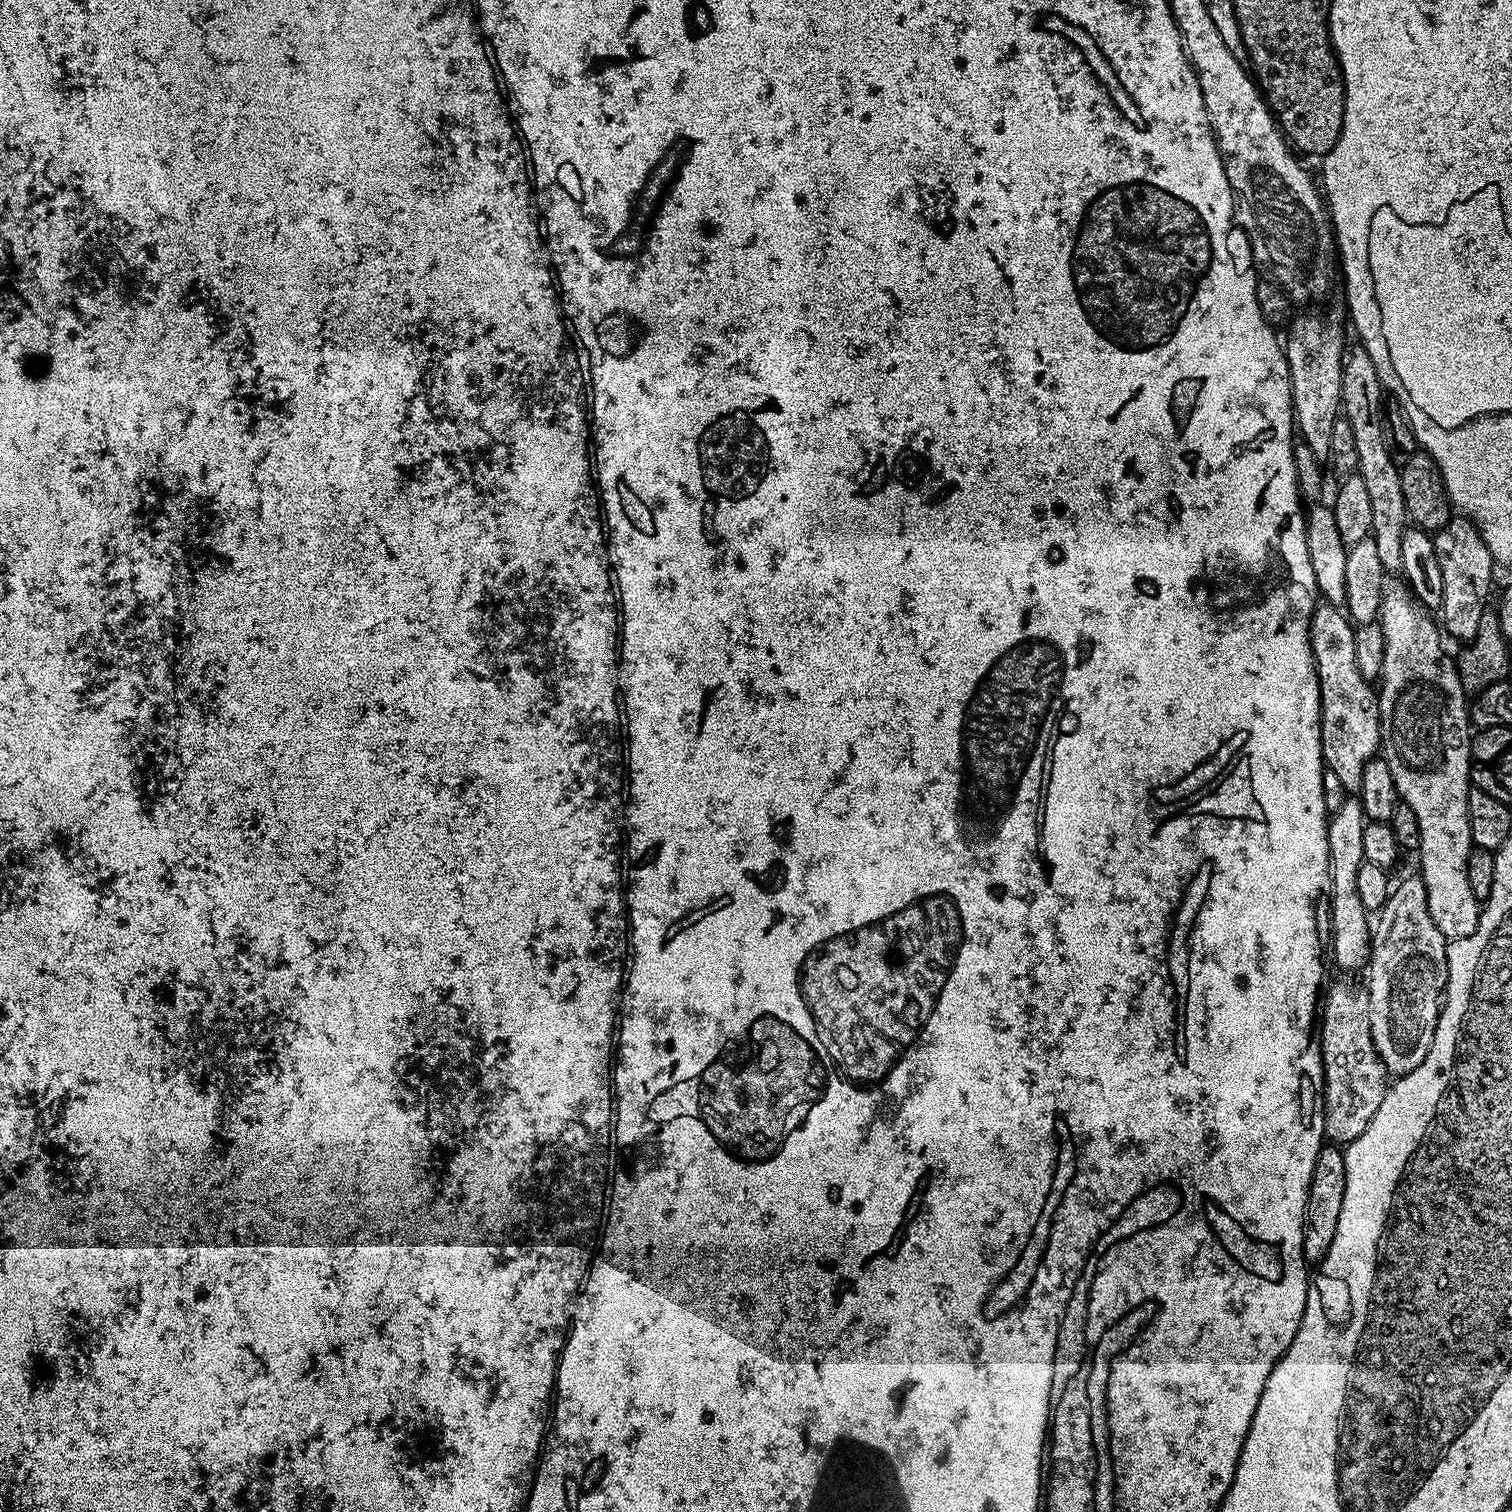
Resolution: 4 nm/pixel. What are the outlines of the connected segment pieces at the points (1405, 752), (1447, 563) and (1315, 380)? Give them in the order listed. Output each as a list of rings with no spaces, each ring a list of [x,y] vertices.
[[[1388,578],[1384,582],[1384,593],[1380,598],[1380,615],[1378,623],[1382,626],[1382,638],[1386,638],[1386,654],[1384,655],[1384,665],[1380,671],[1378,681],[1378,695],[1380,698],[1380,748],[1382,749],[1382,759],[1390,766],[1390,774],[1394,774],[1394,782],[1396,789],[1400,795],[1401,801],[1410,806],[1410,810],[1414,810],[1414,814],[1418,814],[1418,830],[1420,831],[1420,847],[1418,855],[1420,855],[1420,869],[1418,875],[1423,880],[1426,886],[1426,902],[1430,910],[1430,918],[1434,918],[1434,926],[1438,926],[1438,930],[1442,930],[1444,939],[1451,942],[1461,940],[1470,934],[1474,934],[1480,925],[1480,909],[1481,901],[1476,900],[1474,891],[1470,890],[1470,883],[1467,877],[1467,859],[1474,847],[1470,838],[1470,822],[1468,821],[1468,790],[1470,781],[1468,781],[1468,768],[1472,764],[1472,738],[1473,733],[1468,732],[1470,729],[1470,700],[1466,695],[1464,683],[1460,681],[1460,670],[1455,659],[1452,660],[1444,653],[1444,644],[1440,641],[1442,637],[1441,629],[1438,627],[1437,621],[1431,620],[1429,613],[1418,603],[1415,596],[1406,587],[1405,581],[1400,578]]]
[[[1467,518],[1449,520],[1441,532],[1432,536],[1432,545],[1438,566],[1442,569],[1442,606],[1438,610],[1438,616],[1443,631],[1447,635],[1449,632],[1456,640],[1467,642],[1478,634],[1478,622],[1486,611],[1484,603],[1492,592],[1492,555],[1480,537],[1480,531]]]
[[[1340,307],[1332,308],[1329,312],[1316,312],[1313,316],[1299,316],[1291,321],[1287,329],[1288,340],[1286,336],[1283,345],[1292,387],[1292,418],[1299,439],[1310,446],[1316,460],[1324,462],[1330,454],[1330,434],[1334,430],[1334,422],[1342,412],[1340,395],[1342,362],[1346,351],[1346,312]]]

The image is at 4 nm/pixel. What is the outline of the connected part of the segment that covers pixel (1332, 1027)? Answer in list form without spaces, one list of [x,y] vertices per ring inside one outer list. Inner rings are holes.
[[[1344,980],[1331,984],[1327,985],[1322,1000],[1322,1015],[1318,1020],[1318,1043],[1324,1063],[1324,1134],[1331,1143],[1347,1146],[1359,1138],[1362,1130],[1370,1126],[1374,1114],[1378,1114],[1378,1106],[1382,1106],[1382,1098],[1390,1087],[1390,1073],[1372,1041],[1367,991],[1363,987],[1355,988]]]

